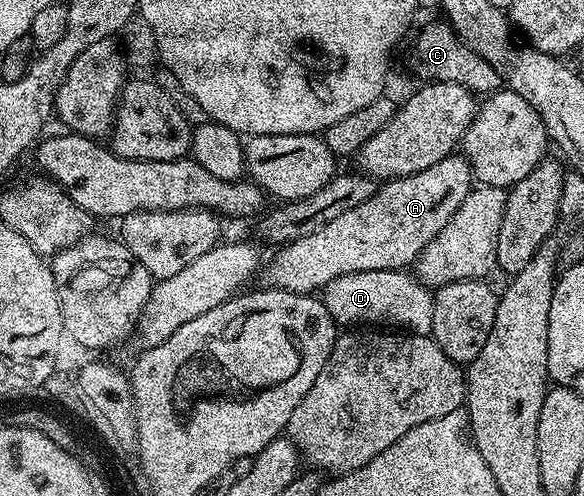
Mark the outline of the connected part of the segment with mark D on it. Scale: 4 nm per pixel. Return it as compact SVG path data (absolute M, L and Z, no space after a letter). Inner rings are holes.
M404 270L355 272L340 276L327 283L321 290L321 298L333 321L343 327L357 327L365 323L367 327L388 327L409 332L414 336L426 336L433 330L433 293L428 286L421 284L412 274Z

